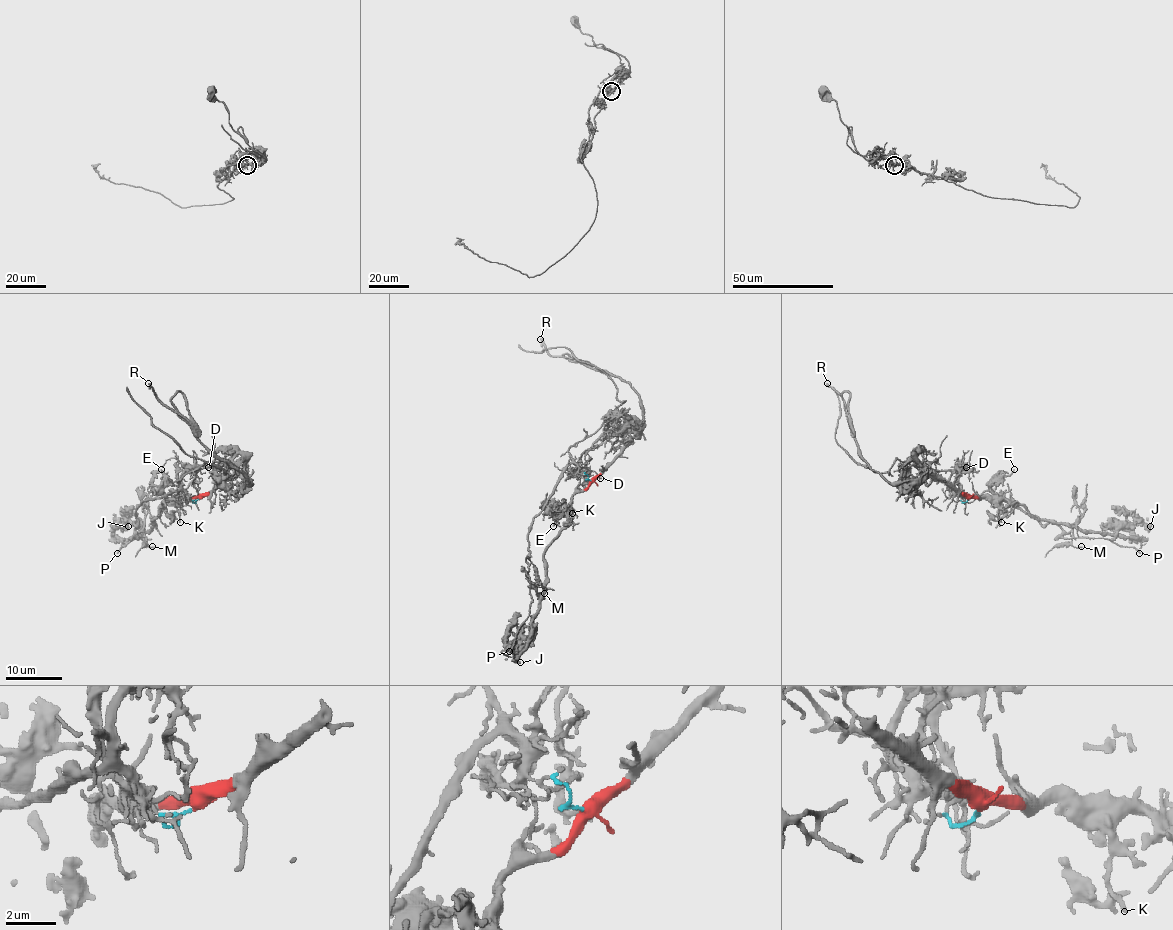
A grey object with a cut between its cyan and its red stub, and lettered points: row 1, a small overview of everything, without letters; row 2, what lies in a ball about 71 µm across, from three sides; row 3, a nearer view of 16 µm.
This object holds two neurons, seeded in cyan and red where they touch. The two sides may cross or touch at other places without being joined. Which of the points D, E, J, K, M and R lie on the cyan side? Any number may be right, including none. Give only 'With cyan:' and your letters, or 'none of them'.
With cyan: D, M

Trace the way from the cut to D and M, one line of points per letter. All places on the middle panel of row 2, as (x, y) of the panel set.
D: (591, 479), (582, 472), (570, 471), (594, 471), (601, 478)
M: (591, 479), (581, 472), (564, 472), (554, 493), (533, 519), (527, 536), (527, 578), (540, 585), (544, 594)

